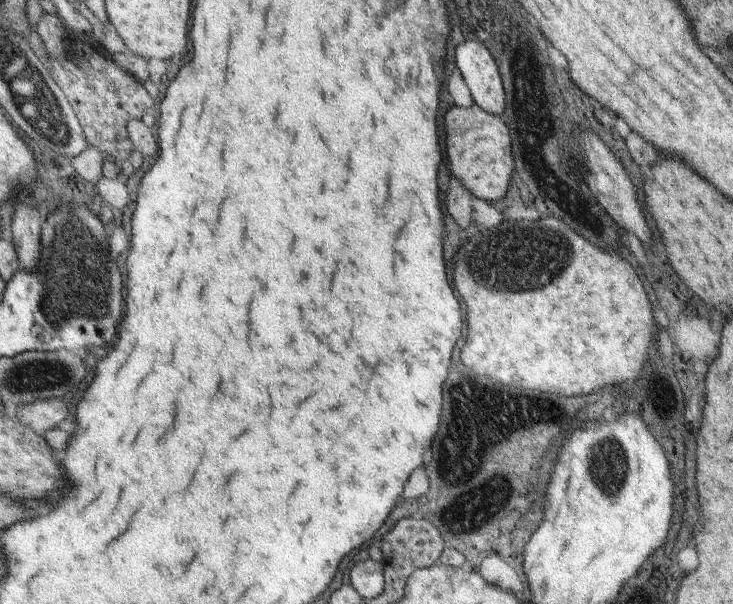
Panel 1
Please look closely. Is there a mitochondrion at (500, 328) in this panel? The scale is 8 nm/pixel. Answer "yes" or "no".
no

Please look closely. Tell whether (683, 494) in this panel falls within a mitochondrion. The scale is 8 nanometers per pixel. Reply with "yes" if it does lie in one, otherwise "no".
no

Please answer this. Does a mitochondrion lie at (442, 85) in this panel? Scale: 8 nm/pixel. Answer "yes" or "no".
no

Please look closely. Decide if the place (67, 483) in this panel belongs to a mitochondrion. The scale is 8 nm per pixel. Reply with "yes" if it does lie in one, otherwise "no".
no

